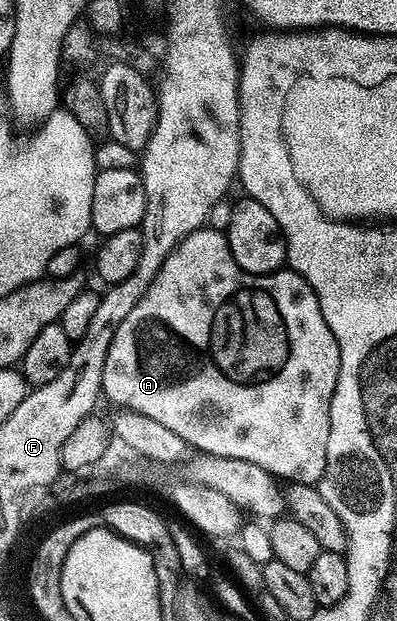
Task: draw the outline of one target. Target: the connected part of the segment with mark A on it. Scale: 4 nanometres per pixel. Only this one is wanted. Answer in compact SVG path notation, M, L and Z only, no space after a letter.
M204 228L194 230L185 240L176 244L174 250L167 255L165 264L153 276L145 296L137 300L137 308L121 320L121 328L113 336L113 344L109 344L109 356L105 356L105 372L103 373L103 394L119 408L136 410L151 419L165 424L187 442L188 447L196 451L225 456L233 460L249 460L249 464L257 464L257 468L265 468L265 472L276 479L287 478L288 483L304 482L316 485L323 478L327 445L329 444L329 428L331 427L331 401L337 388L339 375L339 345L329 332L329 324L325 324L325 316L321 316L321 304L317 300L315 290L307 279L296 274L290 268L274 270L272 274L250 274L245 272L233 260L233 252L227 243L227 235L221 230Z

